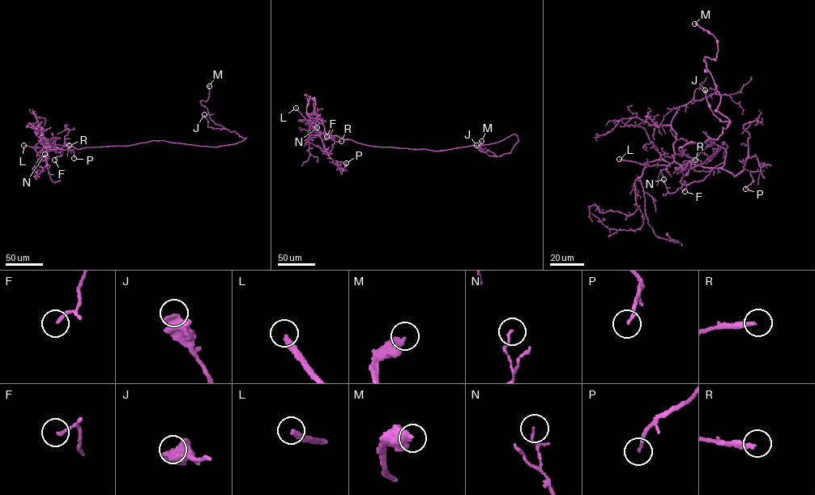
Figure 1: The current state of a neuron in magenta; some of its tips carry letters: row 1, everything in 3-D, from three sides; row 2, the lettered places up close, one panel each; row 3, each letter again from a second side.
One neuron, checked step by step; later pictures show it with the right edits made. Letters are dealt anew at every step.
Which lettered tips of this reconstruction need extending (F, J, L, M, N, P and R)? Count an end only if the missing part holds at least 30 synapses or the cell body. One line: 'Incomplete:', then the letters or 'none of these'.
Incomplete: L, M, R

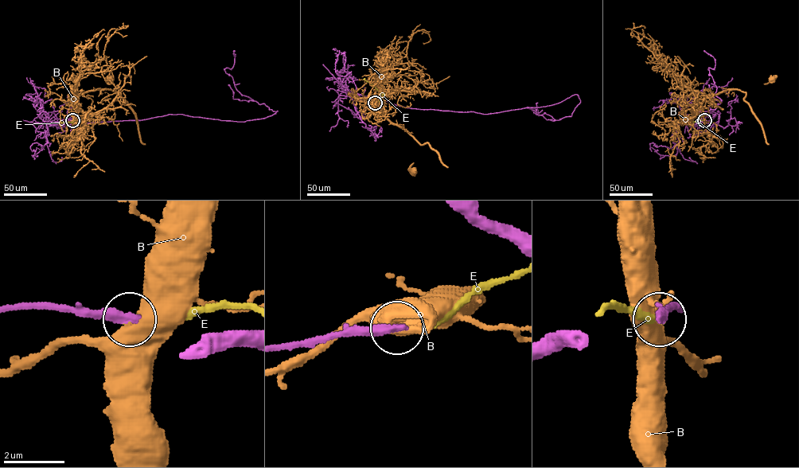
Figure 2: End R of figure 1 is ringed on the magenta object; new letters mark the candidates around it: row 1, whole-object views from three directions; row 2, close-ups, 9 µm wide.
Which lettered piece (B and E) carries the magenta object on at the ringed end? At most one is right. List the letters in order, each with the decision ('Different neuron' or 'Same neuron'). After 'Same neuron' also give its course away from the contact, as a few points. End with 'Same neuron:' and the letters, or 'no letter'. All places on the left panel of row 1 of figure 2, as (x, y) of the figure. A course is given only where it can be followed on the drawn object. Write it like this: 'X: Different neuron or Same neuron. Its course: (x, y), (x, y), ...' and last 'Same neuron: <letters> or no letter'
B: Different neuron
E: Same neuron. Its course: (72, 120), (79, 121), (61, 122)
Same neuron: E

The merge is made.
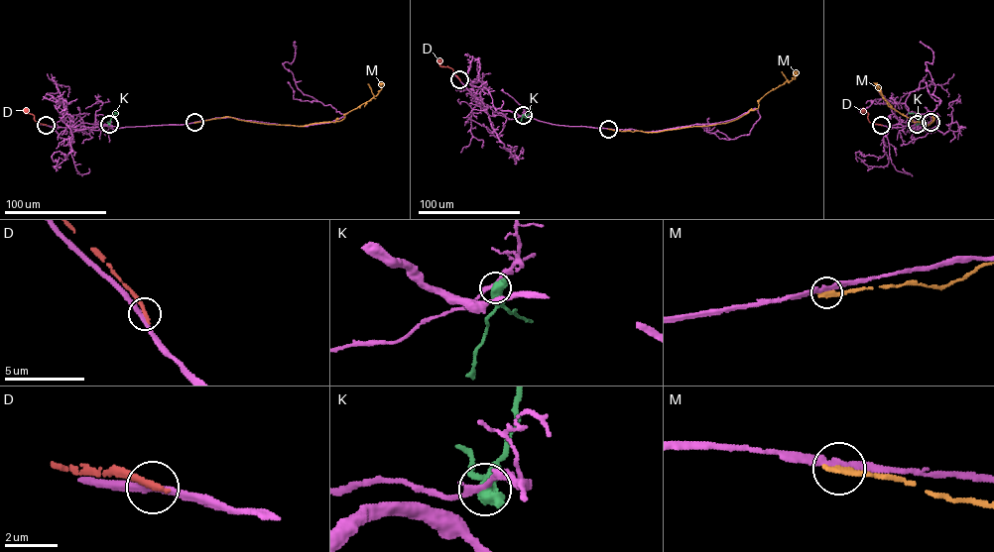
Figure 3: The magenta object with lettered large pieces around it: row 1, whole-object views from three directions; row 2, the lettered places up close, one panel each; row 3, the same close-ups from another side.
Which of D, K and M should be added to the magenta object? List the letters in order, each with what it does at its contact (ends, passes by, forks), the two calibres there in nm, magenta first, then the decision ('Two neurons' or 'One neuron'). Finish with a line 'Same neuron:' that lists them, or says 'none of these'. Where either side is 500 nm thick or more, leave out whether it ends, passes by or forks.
D: It ends there. Thickness 260 nm (magenta) against 320 nm. Two neurons
K: Thickness 220 nm (magenta) against 700 nm. Two neurons
M: It ends there. Thickness 240 nm (magenta) against 280 nm. Two neurons
Same neuron: none of these

